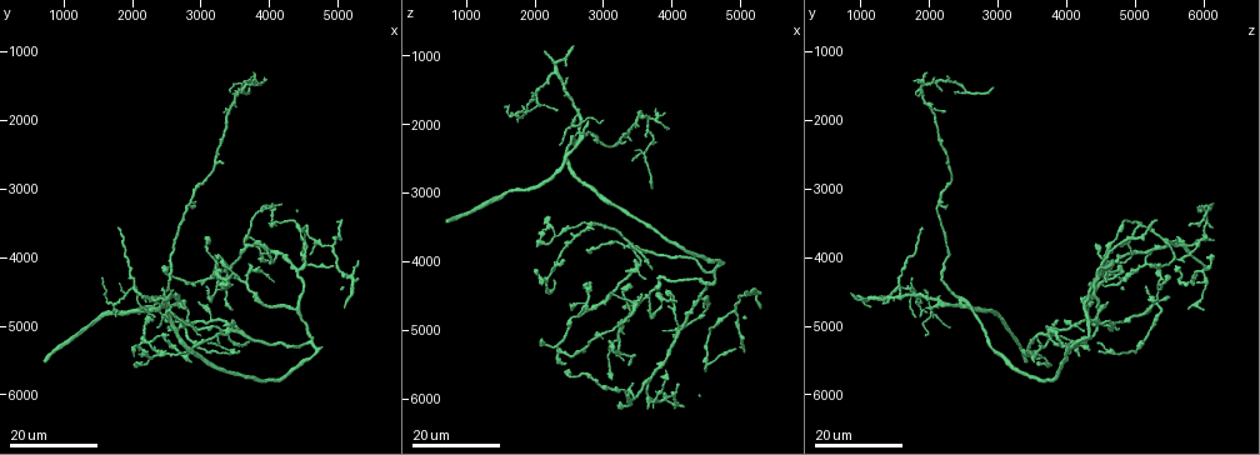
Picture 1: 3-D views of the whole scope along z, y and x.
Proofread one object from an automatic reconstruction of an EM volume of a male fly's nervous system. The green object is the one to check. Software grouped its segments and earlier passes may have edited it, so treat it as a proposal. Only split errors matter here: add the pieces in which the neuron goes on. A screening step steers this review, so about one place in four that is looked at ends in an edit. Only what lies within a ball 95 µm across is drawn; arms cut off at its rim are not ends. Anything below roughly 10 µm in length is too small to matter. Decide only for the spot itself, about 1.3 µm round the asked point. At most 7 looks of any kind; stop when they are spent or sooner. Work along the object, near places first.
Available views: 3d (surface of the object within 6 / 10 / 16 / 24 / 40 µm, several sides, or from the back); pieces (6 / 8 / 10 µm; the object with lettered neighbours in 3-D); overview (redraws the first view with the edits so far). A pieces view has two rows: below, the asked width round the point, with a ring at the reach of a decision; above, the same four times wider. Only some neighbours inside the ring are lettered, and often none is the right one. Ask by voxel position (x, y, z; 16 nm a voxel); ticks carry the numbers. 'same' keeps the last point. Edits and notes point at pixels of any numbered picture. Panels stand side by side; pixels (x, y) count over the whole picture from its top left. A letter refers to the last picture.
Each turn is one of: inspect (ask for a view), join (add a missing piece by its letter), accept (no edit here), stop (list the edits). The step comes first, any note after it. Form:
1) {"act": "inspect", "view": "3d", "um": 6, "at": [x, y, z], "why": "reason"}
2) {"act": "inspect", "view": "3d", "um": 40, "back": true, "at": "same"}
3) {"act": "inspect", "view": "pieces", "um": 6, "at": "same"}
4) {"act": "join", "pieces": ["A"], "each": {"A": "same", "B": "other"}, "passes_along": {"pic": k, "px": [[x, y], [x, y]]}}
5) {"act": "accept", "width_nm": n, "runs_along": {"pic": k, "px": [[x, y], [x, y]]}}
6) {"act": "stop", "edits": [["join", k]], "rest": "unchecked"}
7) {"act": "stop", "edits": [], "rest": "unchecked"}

{"act": "inspect", "view": "3d", "um": 24, "at": [1800, 3550, 1900], "why": "an open end"}

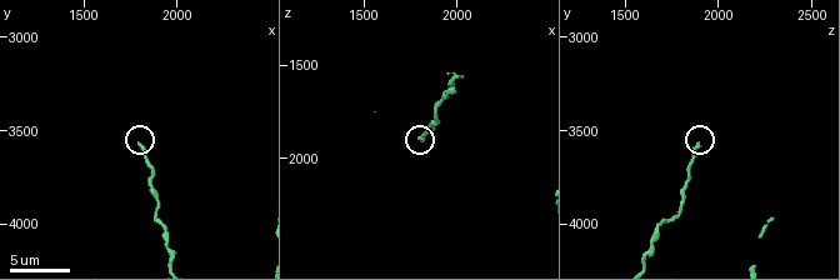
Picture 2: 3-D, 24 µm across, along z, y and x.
{"act": "inspect", "view": "pieces", "um": 10, "at": [1800, 3580, 1880]}

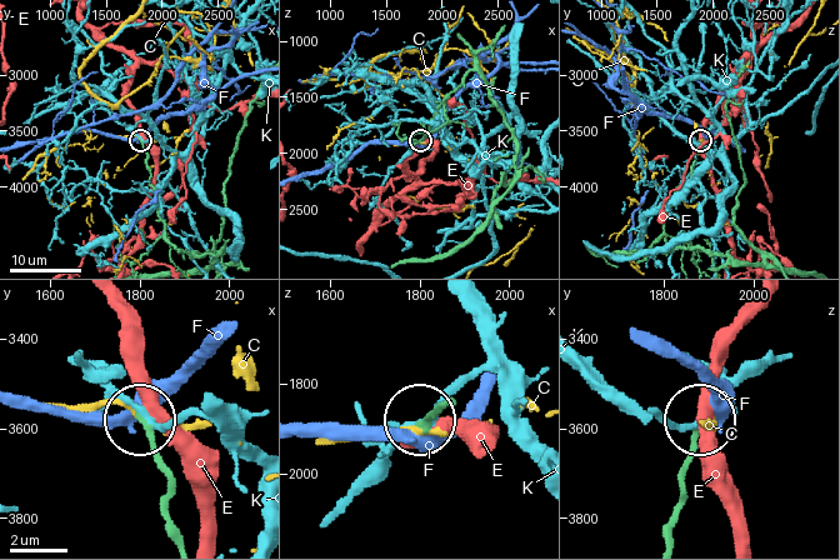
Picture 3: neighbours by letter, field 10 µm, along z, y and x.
{"act": "accept", "width_nm": 230, "each": {"C": "other", "E": "other", "F": "other", "K": "other"}, "found": "none of them fits"}

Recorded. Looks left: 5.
{"act": "inspect", "view": "3d", "um": 24, "at": [2850, 3200, 2250], "why": "tapers out"}

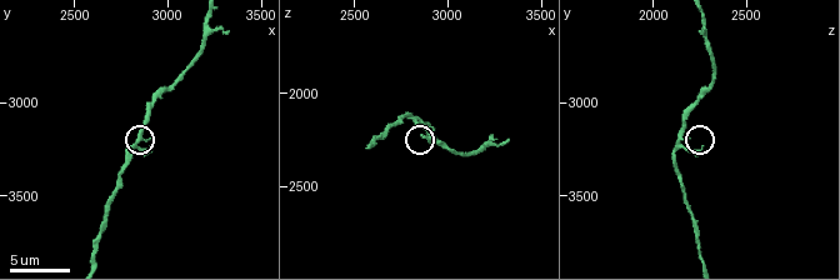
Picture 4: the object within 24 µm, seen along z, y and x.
{"act": "inspect", "view": "3d", "um": 6, "at": [2900, 3260, 2260], "why": "zoom in"}

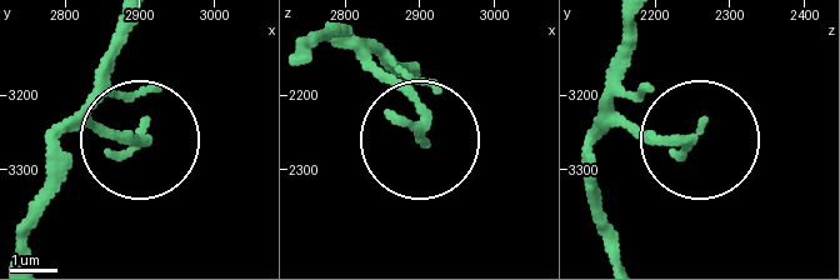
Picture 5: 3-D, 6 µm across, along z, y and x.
{"act": "inspect", "view": "pieces", "um": 6, "at": [2905, 3240, 2265]}

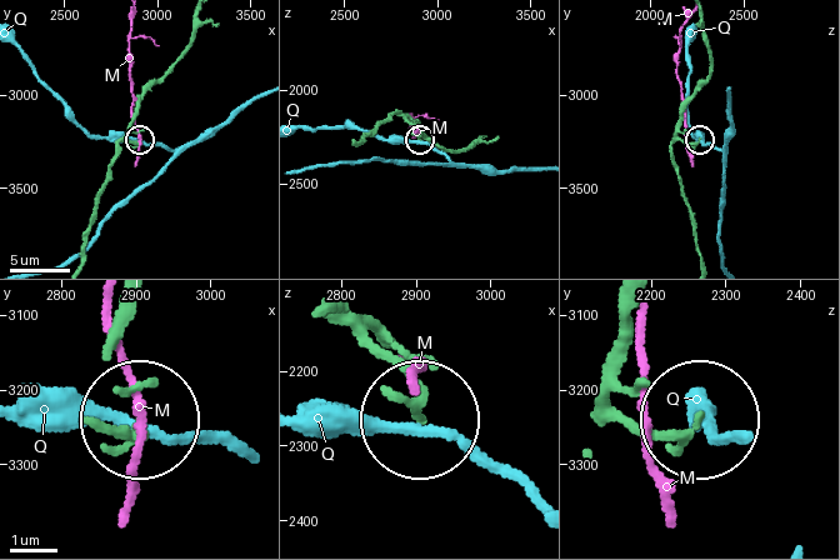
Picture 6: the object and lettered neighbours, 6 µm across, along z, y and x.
{"act": "accept", "each": {"M": "other", "Q": "other"}, "runs_along": {"pic": 6, "px": [[609, 423], [696, 426]]}, "found": "none of them fits"}

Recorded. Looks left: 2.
{"act": "inspect", "view": "3d", "um": 24, "at": [3700, 1500, 2900]}

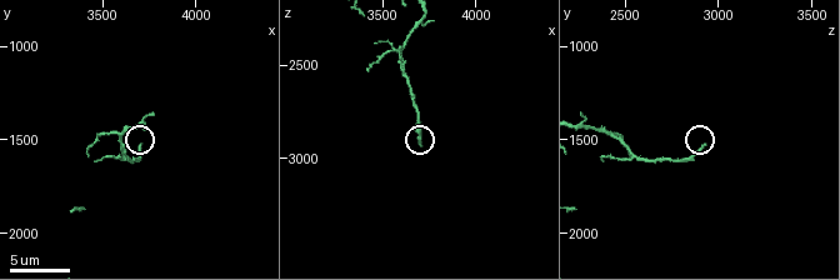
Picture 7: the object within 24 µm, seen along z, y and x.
{"act": "inspect", "view": "pieces", "um": 8, "at": [3720, 1540, 2940]}

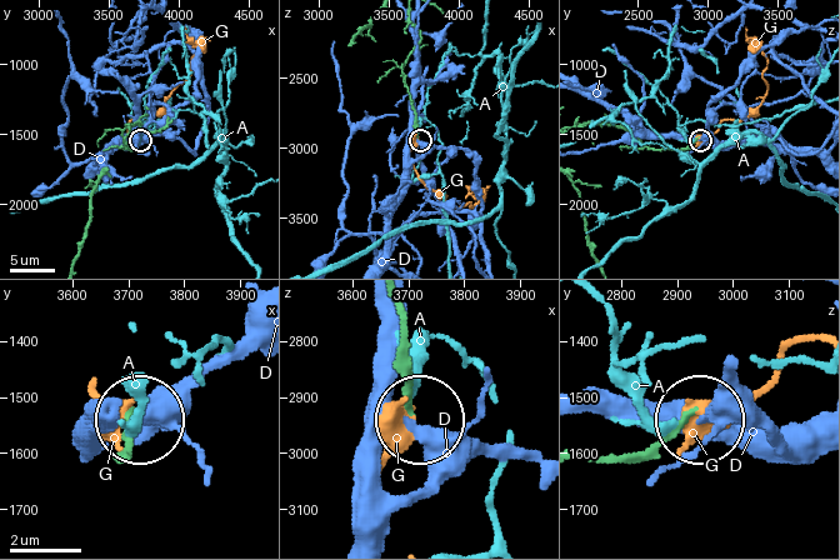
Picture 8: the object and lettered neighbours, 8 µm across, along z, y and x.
{"act": "accept", "each": {"A": "other", "D": "other", "G": "other"}, "runs_along": {"pic": 8, "px": [[396, 301], [409, 415]]}, "found": "none of them fits"}

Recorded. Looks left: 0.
{"act": "stop", "edits": [], "rest": "unchecked"}

